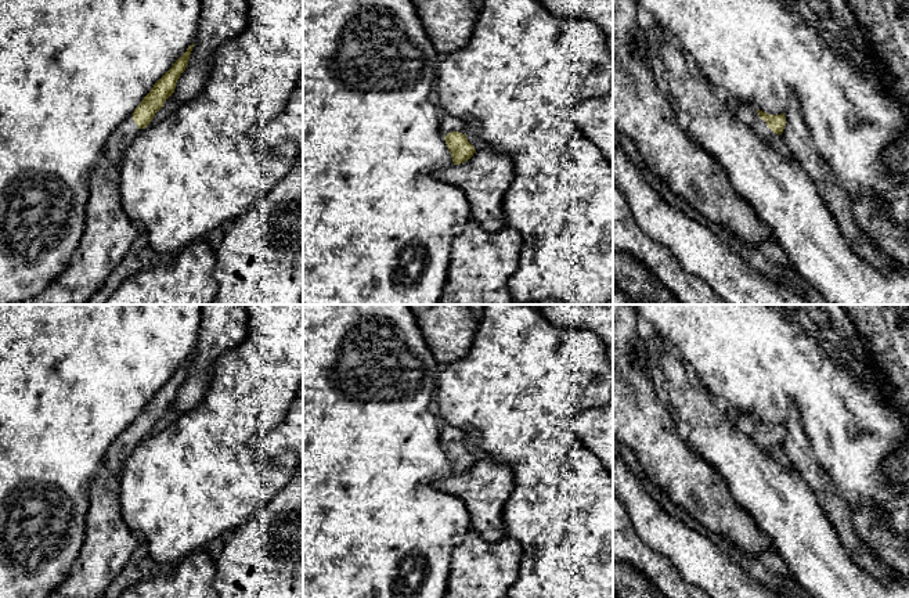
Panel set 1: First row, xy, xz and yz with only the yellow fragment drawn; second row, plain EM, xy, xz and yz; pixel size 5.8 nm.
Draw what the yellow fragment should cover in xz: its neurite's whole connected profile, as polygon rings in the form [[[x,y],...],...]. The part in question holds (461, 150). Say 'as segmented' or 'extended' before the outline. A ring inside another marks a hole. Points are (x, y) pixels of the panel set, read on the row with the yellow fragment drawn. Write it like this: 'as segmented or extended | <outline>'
extended | [[[441,114],[440,132],[446,140],[447,148],[451,152],[454,165],[466,162],[476,152],[473,145],[466,138],[466,125],[457,118],[448,114]]]

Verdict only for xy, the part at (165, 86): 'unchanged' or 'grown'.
grown

